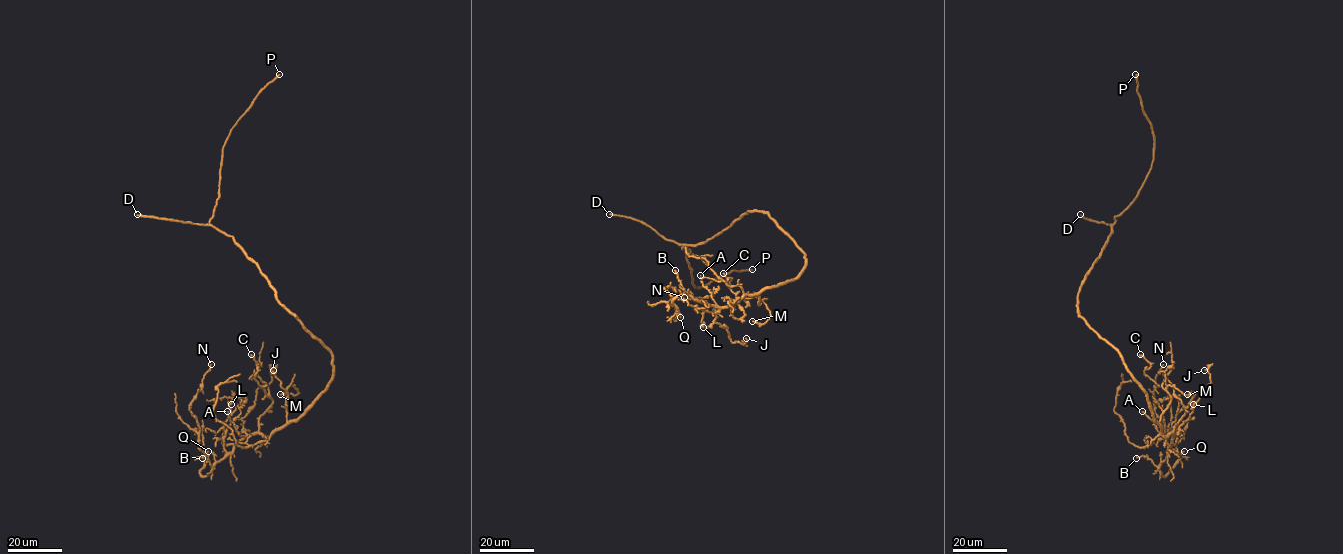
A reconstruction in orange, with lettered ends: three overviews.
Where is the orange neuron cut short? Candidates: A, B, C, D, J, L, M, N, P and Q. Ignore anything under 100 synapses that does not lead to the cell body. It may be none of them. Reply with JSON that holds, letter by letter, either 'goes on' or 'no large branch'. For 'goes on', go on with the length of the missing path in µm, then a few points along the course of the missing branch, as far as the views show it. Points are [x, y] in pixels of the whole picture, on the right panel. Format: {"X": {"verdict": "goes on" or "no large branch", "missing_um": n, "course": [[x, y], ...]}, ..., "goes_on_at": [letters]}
{"A": {"verdict": "no large branch"}, "B": {"verdict": "no large branch"}, "C": {"verdict": "no large branch"}, "D": {"verdict": "goes on", "missing_um": 140, "course": [[1080, 214], [1095, 198], [1103, 164], [1073, 133], [1065, 81], [1076, 51], [1089, 43], [1105, 57]]}, "J": {"verdict": "no large branch"}, "L": {"verdict": "no large branch"}, "M": {"verdict": "no large branch"}, "N": {"verdict": "no large branch"}, "P": {"verdict": "goes on", "missing_um": 25, "course": [[1135, 74], [1133, 47], [1137, 28]]}, "Q": {"verdict": "no large branch"}, "goes_on_at": ["D", "P"]}

